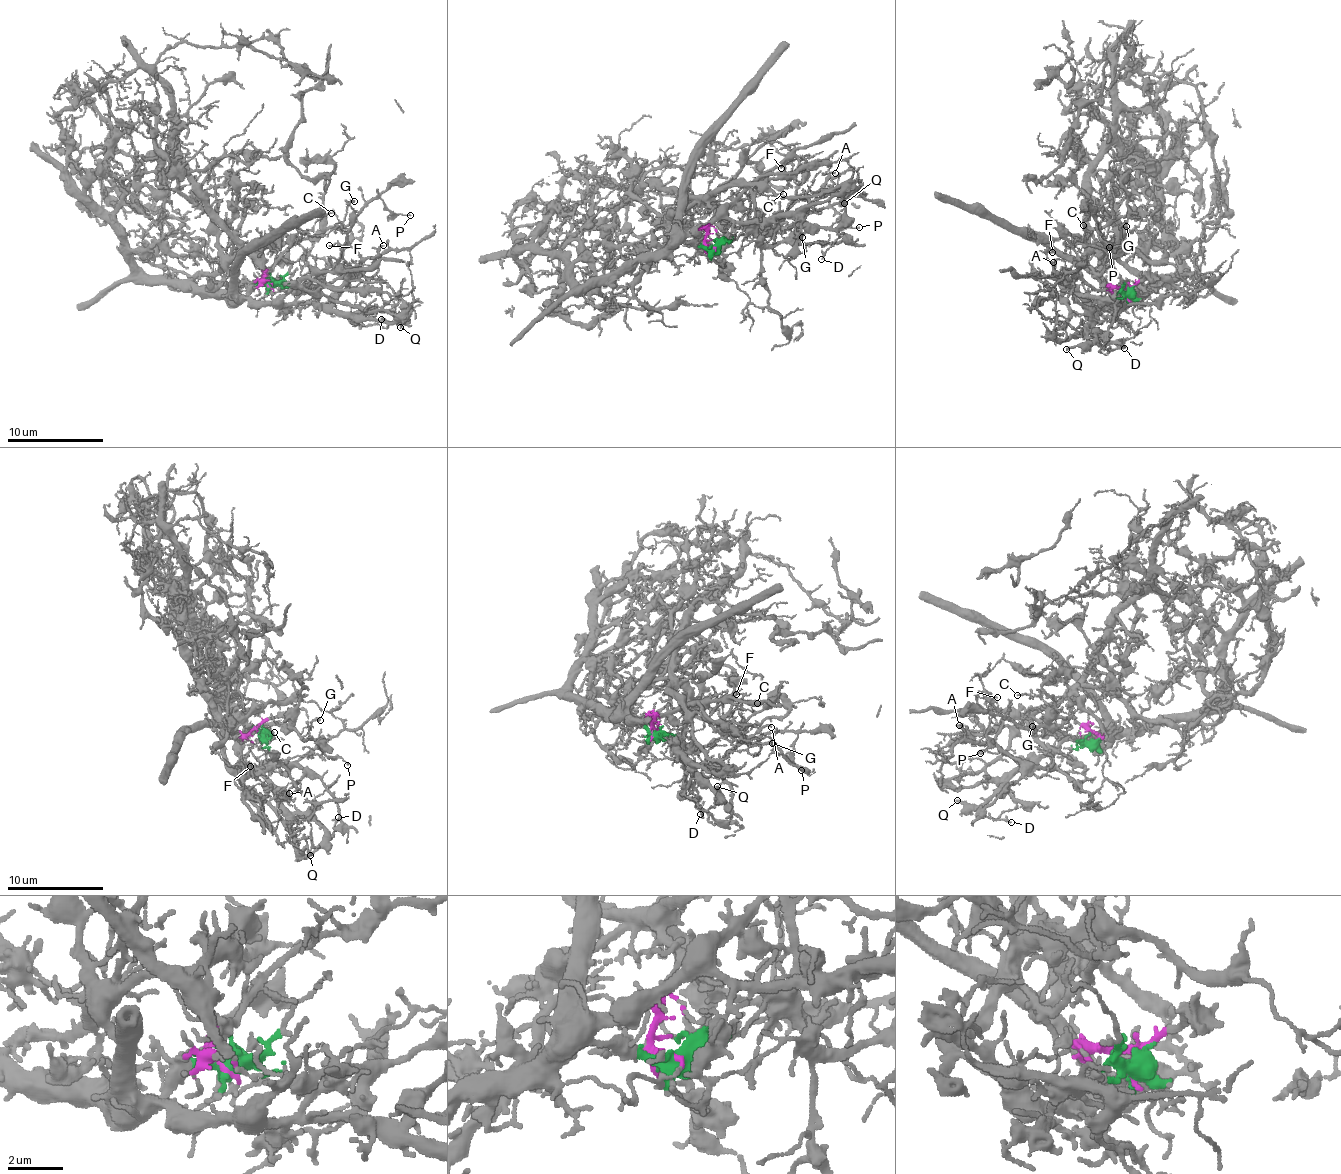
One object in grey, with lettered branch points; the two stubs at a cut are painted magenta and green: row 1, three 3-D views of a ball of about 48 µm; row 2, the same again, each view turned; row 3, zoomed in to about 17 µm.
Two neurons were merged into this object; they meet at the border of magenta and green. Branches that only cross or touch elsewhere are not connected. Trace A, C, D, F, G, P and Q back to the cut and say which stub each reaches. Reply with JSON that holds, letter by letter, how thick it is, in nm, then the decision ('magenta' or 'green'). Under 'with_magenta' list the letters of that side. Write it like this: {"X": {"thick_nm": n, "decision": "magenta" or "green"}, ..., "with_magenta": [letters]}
{"A": {"thick_nm": 150, "decision": "green"}, "C": {"thick_nm": 110, "decision": "magenta"}, "D": {"thick_nm": 160, "decision": "green"}, "F": {"thick_nm": 110, "decision": "green"}, "G": {"thick_nm": 150, "decision": "magenta"}, "P": {"thick_nm": 100, "decision": "magenta"}, "Q": {"thick_nm": 100, "decision": "green"}, "with_magenta": ["C", "G", "P"]}

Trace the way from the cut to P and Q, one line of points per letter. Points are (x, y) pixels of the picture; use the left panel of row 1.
P: (267, 275), (286, 251), (308, 237), (341, 229), (374, 199), (381, 199), (401, 215), (411, 216)
Q: (270, 275), (286, 287), (300, 292), (302, 301), (330, 304), (335, 309), (356, 314), (391, 310), (401, 327)

